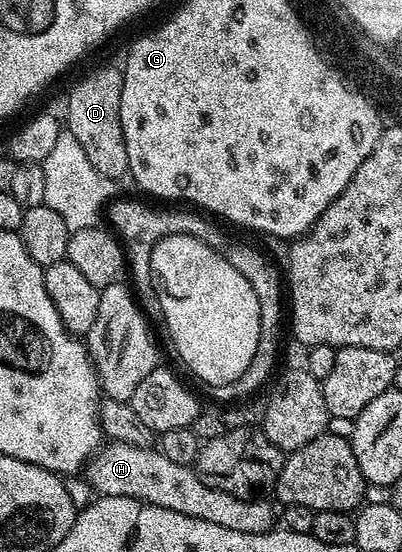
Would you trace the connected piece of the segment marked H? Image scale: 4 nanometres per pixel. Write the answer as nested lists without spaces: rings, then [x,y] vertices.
[[[113,441],[107,442],[95,451],[90,462],[86,464],[85,475],[87,481],[98,490],[99,496],[132,497],[142,503],[151,503],[157,507],[172,509],[176,513],[184,513],[188,517],[200,517],[200,521],[212,521],[212,525],[224,525],[224,529],[236,529],[236,533],[268,533],[276,527],[276,507],[269,498],[237,499],[232,493],[224,493],[208,485],[203,479],[199,479],[194,467],[176,465],[176,461],[168,461],[168,457],[164,457],[161,451],[150,445],[137,447]]]

